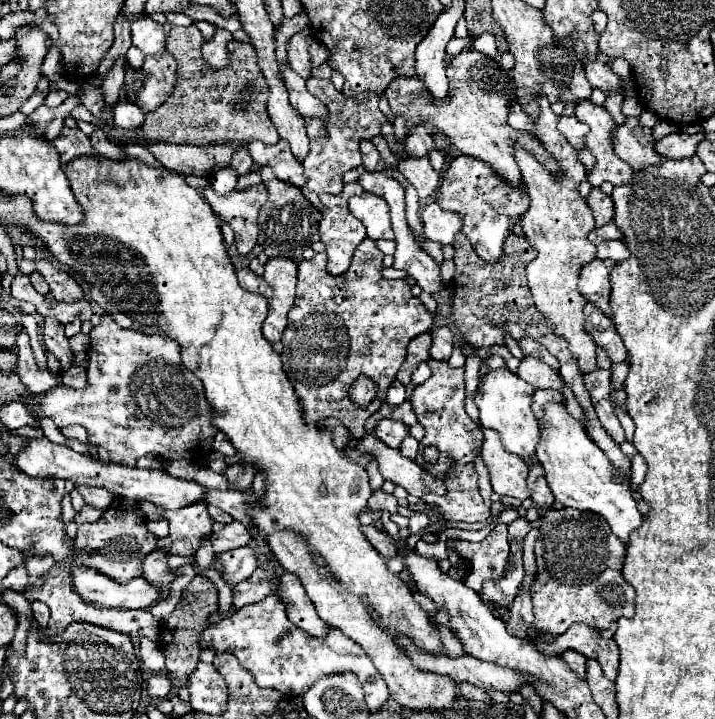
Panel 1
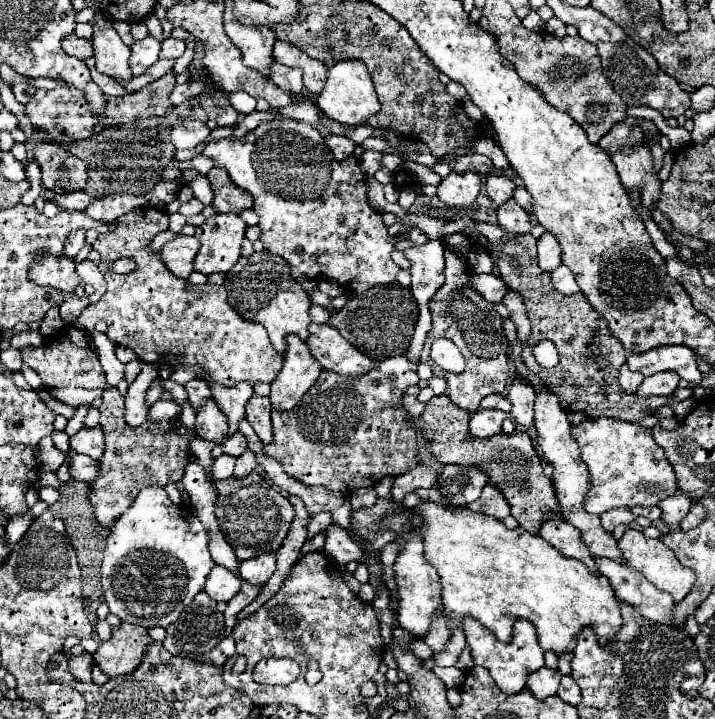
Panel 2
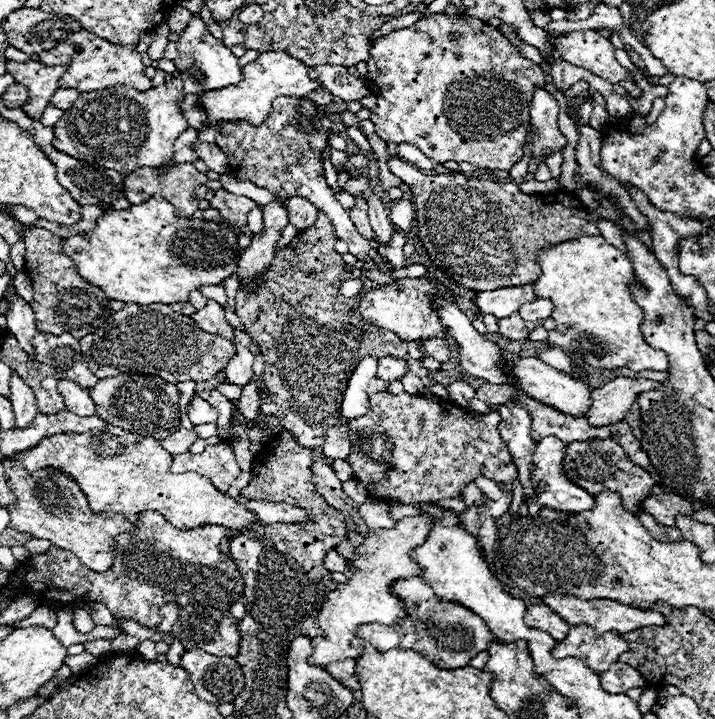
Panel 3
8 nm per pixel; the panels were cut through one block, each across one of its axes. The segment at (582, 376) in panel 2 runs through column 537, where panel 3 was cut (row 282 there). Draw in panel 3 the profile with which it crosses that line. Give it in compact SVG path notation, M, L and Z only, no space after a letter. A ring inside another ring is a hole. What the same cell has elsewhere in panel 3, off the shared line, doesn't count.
M318 212L314 226L298 232L286 248L276 252L276 260L264 272L264 280L254 292L246 294L240 286L236 292L236 316L250 334L252 342L258 344L264 358L264 392L268 392L274 402L262 404L262 412L276 416L284 430L296 434L302 446L316 448L312 466L316 490L332 508L346 516L348 532L357 534L348 534L347 539L335 548L346 558L344 574L350 577L354 573L352 562L358 557L354 552L355 547L357 543L363 544L368 526L358 516L358 506L342 492L342 482L336 478L334 470L322 460L322 436L332 424L342 420L342 392L346 390L346 382L362 356L398 356L402 360L420 360L422 348L416 342L400 340L394 332L376 330L352 314L350 308L358 304L358 298L342 296L340 284L350 278L360 278L364 282L362 286L368 290L378 288L378 284L372 280L366 282L358 268L346 272L346 264L334 250L334 242L336 232L328 216Z

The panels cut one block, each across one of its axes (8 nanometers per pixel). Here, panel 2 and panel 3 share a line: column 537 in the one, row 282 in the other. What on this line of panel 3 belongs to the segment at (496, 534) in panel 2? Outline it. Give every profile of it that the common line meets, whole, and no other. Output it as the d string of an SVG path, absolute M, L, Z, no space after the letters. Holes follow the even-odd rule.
M584 236L540 250L538 264L542 276L534 284L534 292L536 296L552 300L552 318L556 320L556 328L548 332L548 346L556 344L572 358L576 358L576 350L580 350L584 356L590 356L598 368L606 370L620 366L634 372L668 370L668 356L650 348L640 332L644 314L632 300L628 288L628 284L634 282L634 270L626 254L602 236Z

